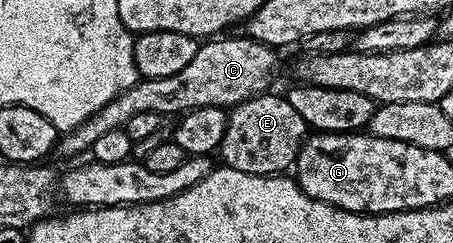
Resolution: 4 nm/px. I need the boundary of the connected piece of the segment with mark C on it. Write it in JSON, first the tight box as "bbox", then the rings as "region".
{"bbox":[55,36,277,158],"region":[[[213,36],[202,41],[195,52],[195,60],[191,60],[180,72],[175,72],[175,76],[141,78],[130,90],[124,90],[117,98],[104,103],[100,107],[101,114],[93,114],[86,122],[79,123],[73,134],[60,135],[55,147],[56,153],[61,153],[65,158],[73,158],[84,150],[86,153],[99,136],[117,127],[124,127],[125,122],[135,116],[135,112],[179,116],[186,110],[208,106],[232,108],[248,98],[266,93],[270,89],[273,69],[277,66],[277,58],[273,55],[276,54],[274,47],[264,46],[248,36],[225,37]]]}

